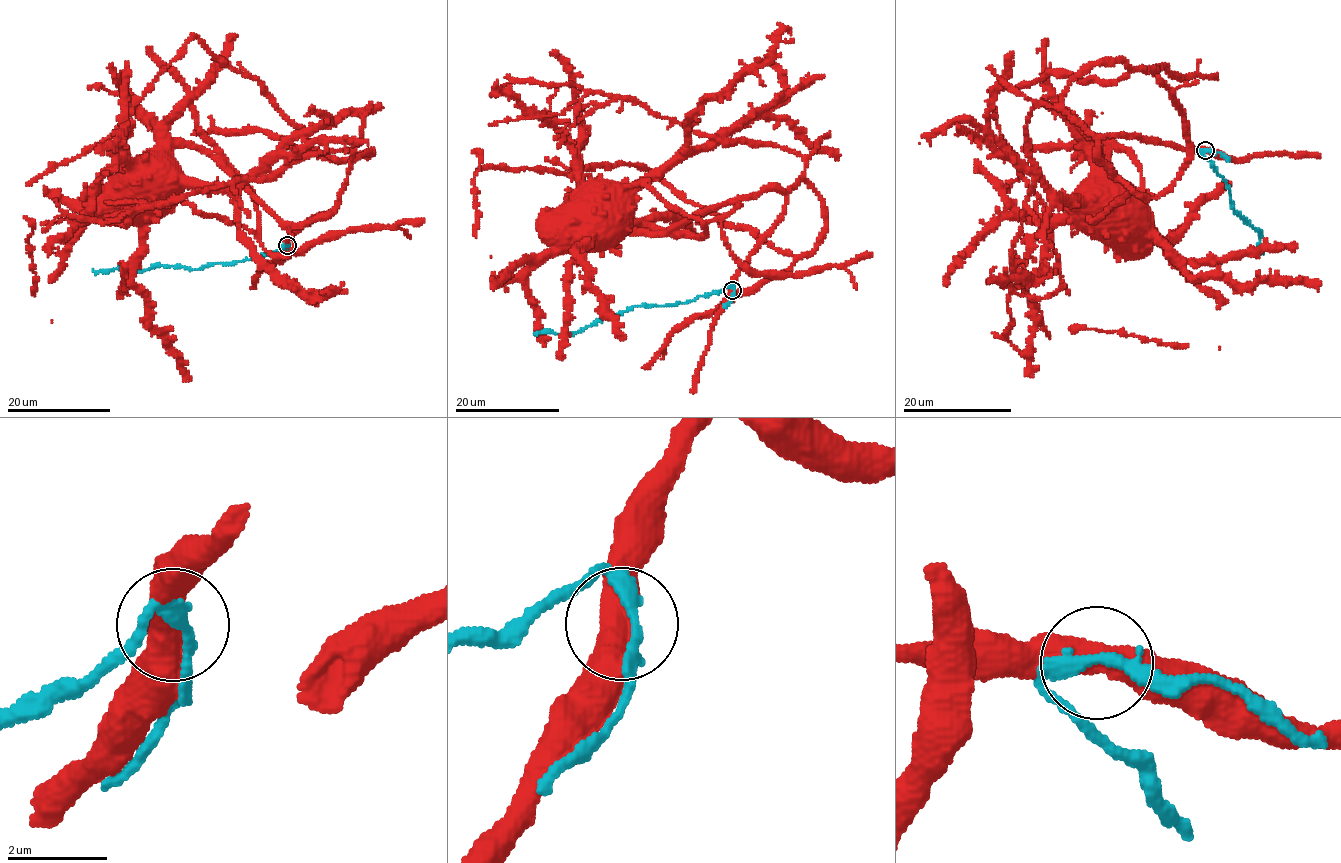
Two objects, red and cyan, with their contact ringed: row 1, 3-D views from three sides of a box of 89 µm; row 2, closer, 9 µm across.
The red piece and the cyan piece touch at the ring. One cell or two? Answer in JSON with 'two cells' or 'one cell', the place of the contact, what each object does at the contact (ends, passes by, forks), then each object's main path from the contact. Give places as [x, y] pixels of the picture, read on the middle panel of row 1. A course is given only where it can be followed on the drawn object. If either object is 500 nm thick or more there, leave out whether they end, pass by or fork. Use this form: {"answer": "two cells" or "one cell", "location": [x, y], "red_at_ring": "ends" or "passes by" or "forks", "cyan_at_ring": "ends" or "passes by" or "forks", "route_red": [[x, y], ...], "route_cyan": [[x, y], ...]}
{"answer": "two cells", "location": [732, 290], "route_red": [[732, 290], [738, 268], [783, 212], [784, 194], [766, 189], [734, 198], [662, 234], [631, 232], [610, 220]], "route_cyan": [[732, 290], [728, 286], [674, 304], [637, 307], [597, 320], [575, 333], [550, 330], [533, 334]]}

